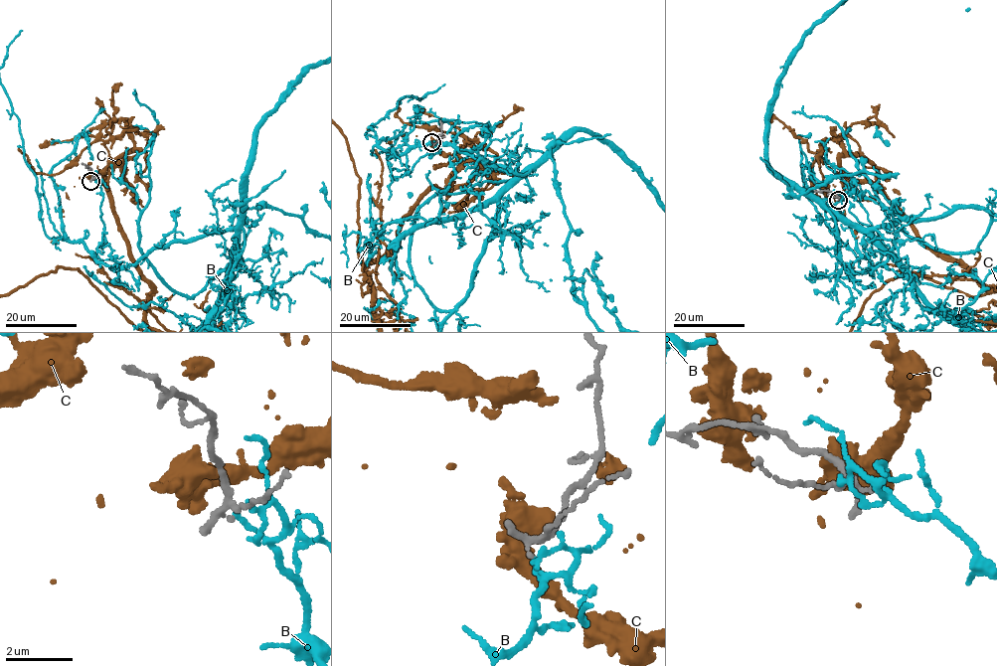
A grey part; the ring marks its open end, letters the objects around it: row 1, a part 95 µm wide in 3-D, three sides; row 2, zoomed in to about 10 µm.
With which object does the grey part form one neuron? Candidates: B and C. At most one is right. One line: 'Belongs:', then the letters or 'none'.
Belongs: none

